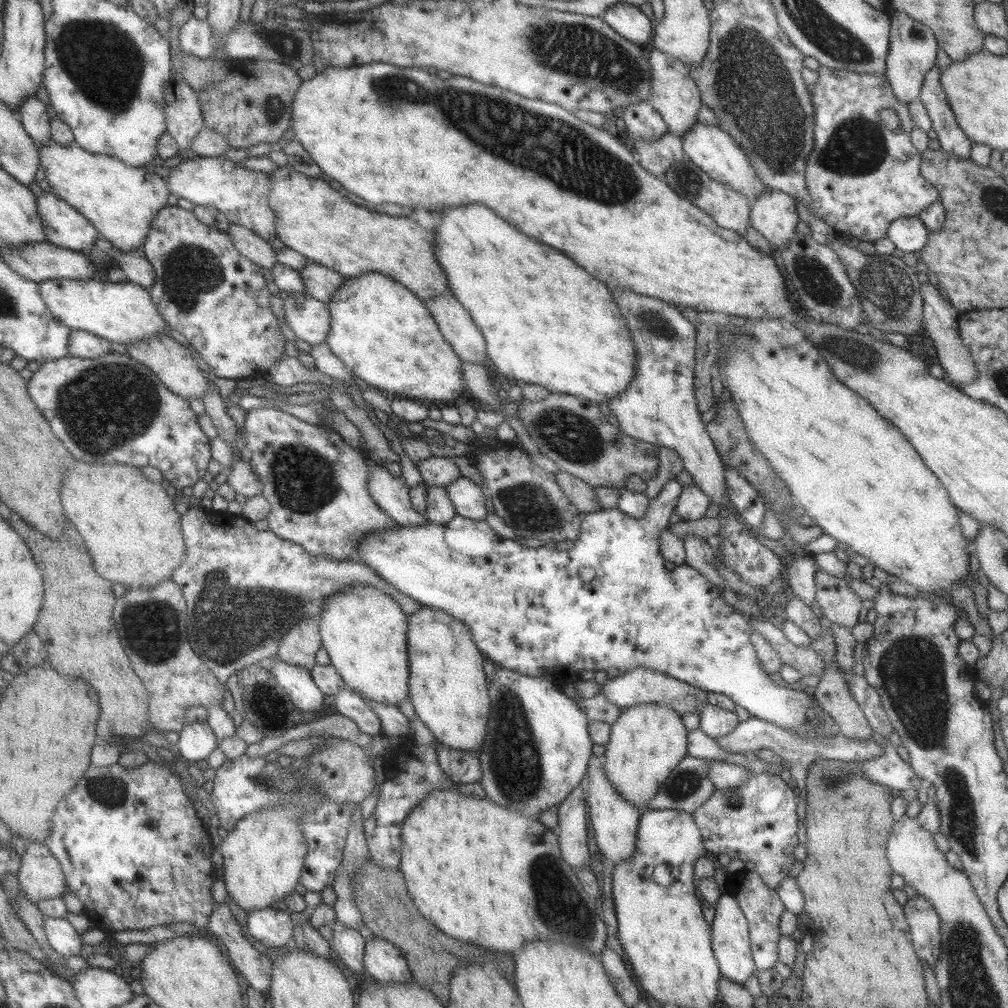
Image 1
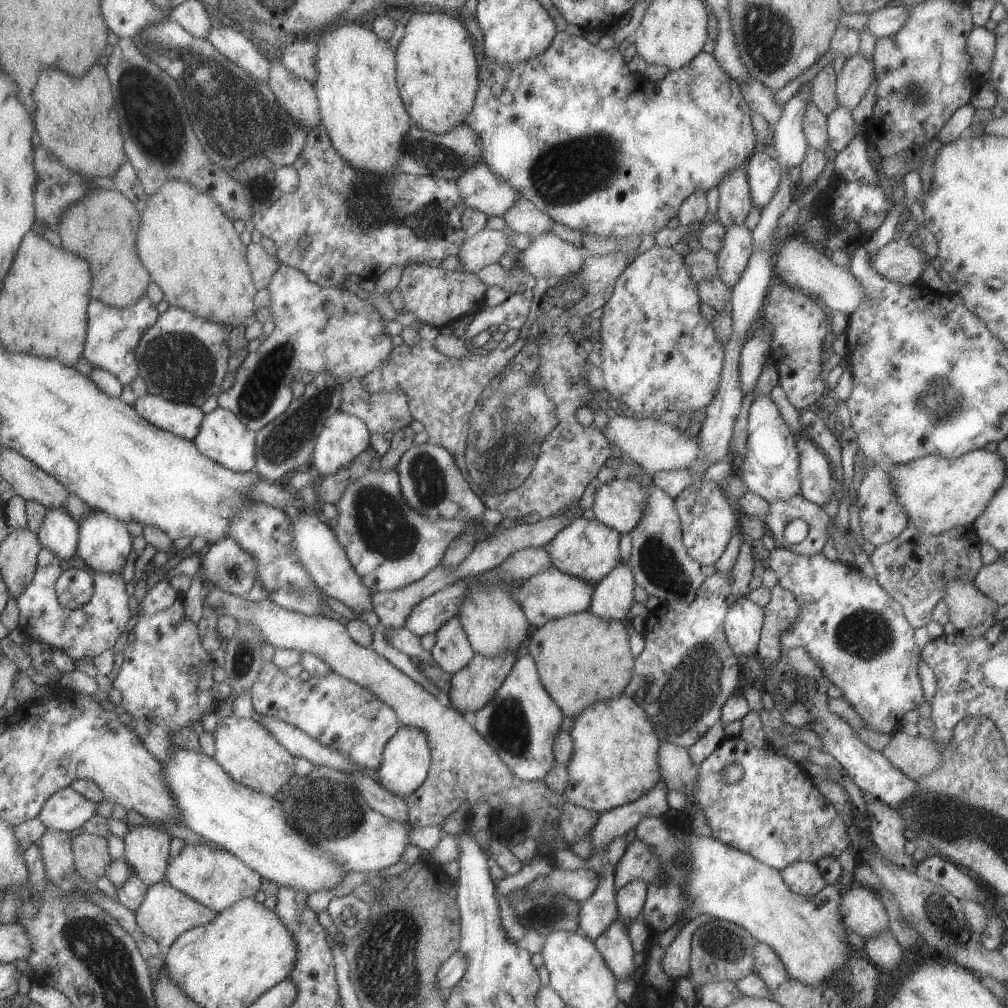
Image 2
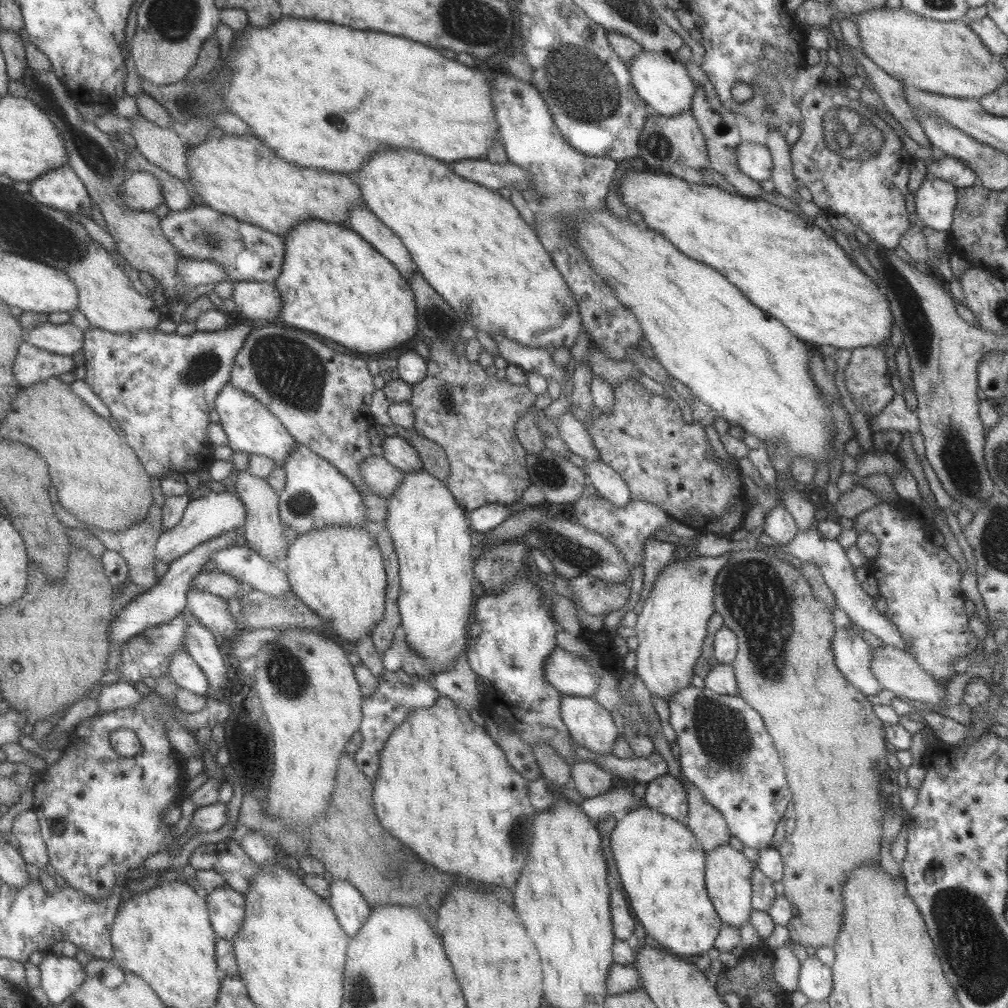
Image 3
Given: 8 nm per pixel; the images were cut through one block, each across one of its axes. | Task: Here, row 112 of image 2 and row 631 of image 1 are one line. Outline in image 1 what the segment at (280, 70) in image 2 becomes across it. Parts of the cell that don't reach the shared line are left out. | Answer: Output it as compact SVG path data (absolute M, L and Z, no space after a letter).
M306 618L296 622L278 642L276 658L285 664L311 670L316 665L315 655L322 647L319 618Z

